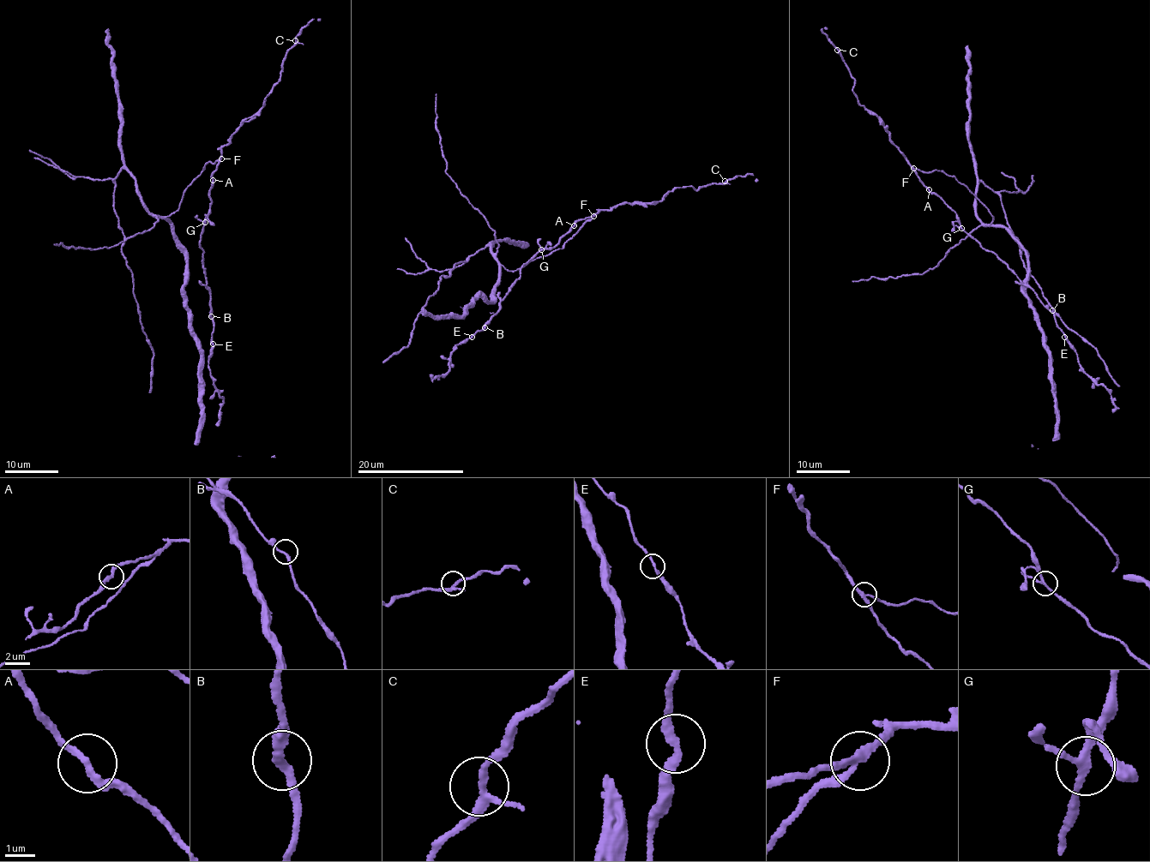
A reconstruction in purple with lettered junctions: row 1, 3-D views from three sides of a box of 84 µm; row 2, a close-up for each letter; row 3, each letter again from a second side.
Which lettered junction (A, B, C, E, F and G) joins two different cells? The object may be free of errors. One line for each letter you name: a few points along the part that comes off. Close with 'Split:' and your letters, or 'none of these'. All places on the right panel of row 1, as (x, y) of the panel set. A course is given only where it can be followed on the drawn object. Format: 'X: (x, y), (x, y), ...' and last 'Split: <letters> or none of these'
F: (913, 168), (941, 170), (968, 188), (992, 218), (983, 225), (980, 182), (1001, 197), (1044, 297), (1120, 386)
Split: F

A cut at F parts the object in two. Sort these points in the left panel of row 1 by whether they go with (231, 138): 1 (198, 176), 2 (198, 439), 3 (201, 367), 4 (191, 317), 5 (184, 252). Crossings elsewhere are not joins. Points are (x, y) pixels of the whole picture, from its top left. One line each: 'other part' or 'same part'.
1: other part
2: other part
3: other part
4: other part
5: other part

